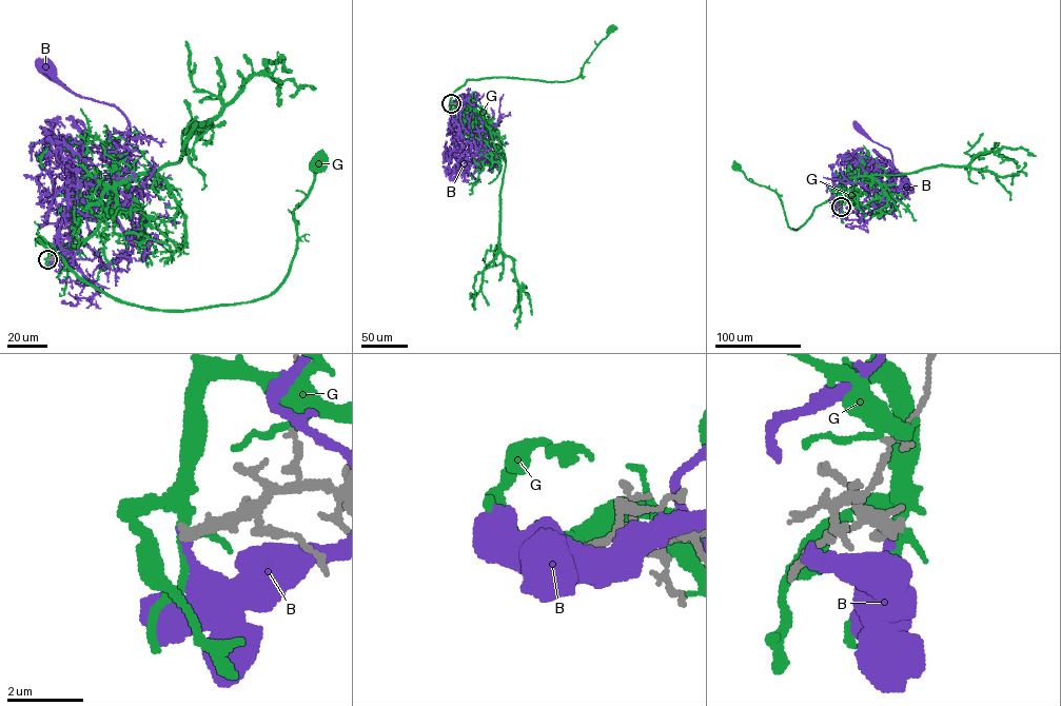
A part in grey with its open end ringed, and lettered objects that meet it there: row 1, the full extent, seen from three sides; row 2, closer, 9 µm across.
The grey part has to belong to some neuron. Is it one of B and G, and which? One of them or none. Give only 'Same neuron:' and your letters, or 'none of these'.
Same neuron: none of these

